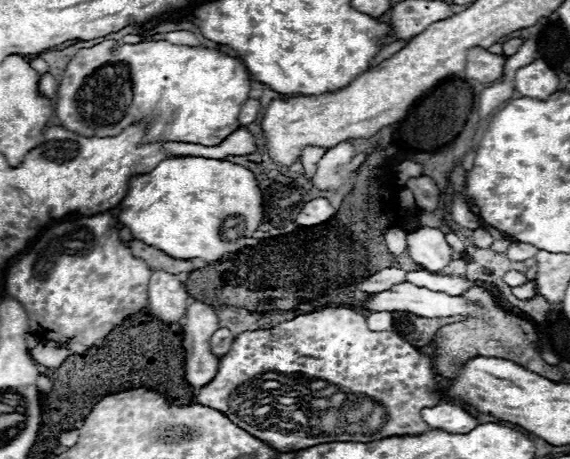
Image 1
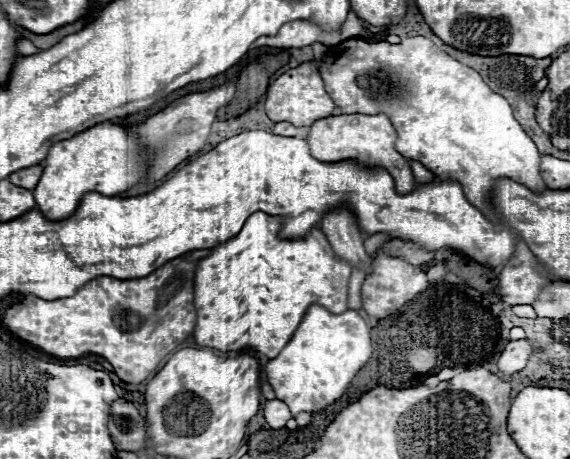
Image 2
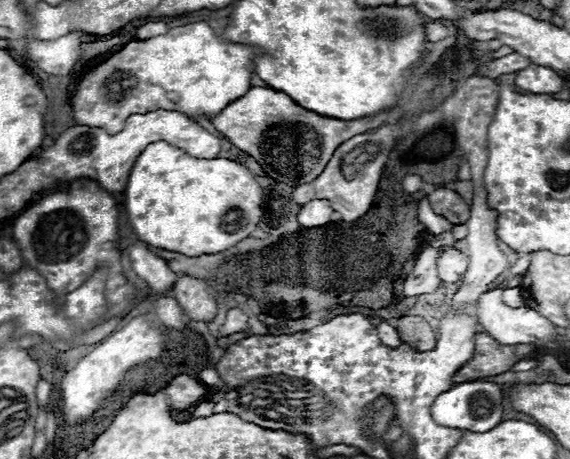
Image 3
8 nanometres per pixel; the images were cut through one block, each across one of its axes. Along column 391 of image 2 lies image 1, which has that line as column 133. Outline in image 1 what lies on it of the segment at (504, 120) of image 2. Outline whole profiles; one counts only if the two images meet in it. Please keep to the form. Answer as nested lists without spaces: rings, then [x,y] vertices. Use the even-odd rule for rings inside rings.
[[[106,40],[92,48],[78,50],[64,70],[64,78],[58,86],[56,116],[60,124],[82,136],[116,136],[132,120],[156,114],[156,122],[148,134],[150,140],[166,142],[190,142],[190,144],[220,144],[226,136],[236,132],[238,112],[248,100],[250,74],[242,60],[222,54],[220,50],[206,46],[182,46],[166,40],[124,44],[120,40]]]

